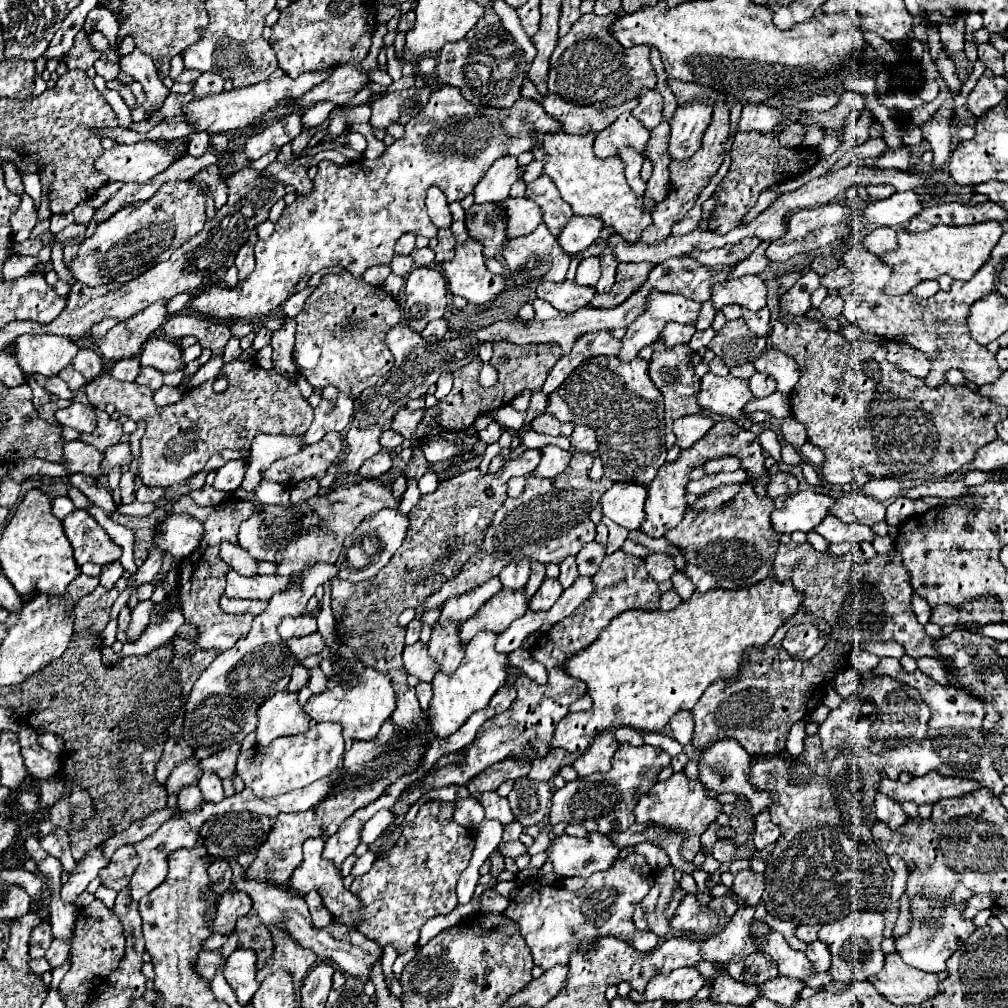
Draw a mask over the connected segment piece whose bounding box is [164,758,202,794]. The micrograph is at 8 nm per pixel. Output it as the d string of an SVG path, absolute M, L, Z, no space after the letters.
M190 758L188 762L184 764L178 764L172 774L168 776L164 788L166 788L166 794L178 794L182 788L186 786L192 786L192 784L198 784L202 772L194 766L198 760L196 758Z

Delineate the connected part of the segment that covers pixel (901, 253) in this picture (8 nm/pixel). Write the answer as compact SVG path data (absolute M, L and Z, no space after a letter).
M996 220L978 222L972 226L944 226L938 224L926 232L908 234L904 230L898 232L898 248L894 252L886 252L880 256L886 264L892 264L892 280L888 284L888 292L906 294L912 286L922 280L936 280L942 274L948 274L954 280L970 280L974 272L990 258L992 248L1004 234L1004 228Z

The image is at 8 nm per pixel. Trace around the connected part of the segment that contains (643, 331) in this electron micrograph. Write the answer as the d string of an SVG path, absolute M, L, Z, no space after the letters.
M650 292L644 304L644 312L628 326L622 338L622 350L618 358L622 362L632 360L644 346L658 340L662 328L668 322L678 324L694 324L700 312L700 302L688 300L678 294Z

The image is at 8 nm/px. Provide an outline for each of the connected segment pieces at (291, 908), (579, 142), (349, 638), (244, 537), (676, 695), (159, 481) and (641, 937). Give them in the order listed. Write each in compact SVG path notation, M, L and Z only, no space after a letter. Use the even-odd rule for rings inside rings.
M228 858L228 862L232 864L232 884L238 888L238 890L244 890L250 898L252 898L252 908L256 910L256 914L260 916L260 920L266 924L266 926L276 926L280 930L284 930L294 942L298 942L302 948L310 948L318 954L320 960L334 960L340 970L344 972L350 972L354 976L364 976L368 978L368 968L372 966L372 960L380 960L382 956L382 950L376 948L376 944L372 944L372 940L368 940L366 936L362 936L358 930L348 930L344 928L342 924L328 924L326 928L316 928L312 926L312 920L310 920L310 912L304 904L304 900L296 894L290 894L286 890L282 890L280 886L272 884L272 882L266 882L266 880L248 880L246 878L246 870L234 860L234 858Z
M596 132L586 134L544 134L542 144L536 144L532 148L534 160L544 162L544 174L552 178L556 184L560 196L564 202L572 206L574 214L588 216L598 214L604 224L612 226L616 234L620 234L626 242L636 242L642 234L642 230L652 222L650 212L642 210L642 200L638 200L632 190L628 190L626 178L624 178L624 164L618 156L614 158L598 158L594 156L592 144L594 144Z
M524 450L508 460L496 474L482 476L476 468L440 480L436 492L426 494L408 512L408 532L402 546L392 560L370 580L352 584L332 578L332 610L340 640L354 650L354 654L370 664L374 670L386 672L392 678L396 692L396 710L392 722L398 734L418 734L426 728L424 710L416 698L414 688L406 684L408 674L402 666L406 628L396 624L396 618L406 608L418 608L428 592L436 592L444 580L452 578L462 564L476 552L484 538L484 528L492 522L494 512L506 500L506 480L532 472L540 462L540 450Z
M352 480L338 488L332 496L316 494L308 500L312 510L318 514L318 524L310 526L306 532L300 532L302 520L298 518L302 510L298 506L262 506L262 512L252 516L252 520L244 520L246 524L240 526L240 546L250 552L256 560L268 560L278 564L280 576L296 576L302 572L304 566L316 564L316 562L330 562L334 564L342 552L342 542L356 524L364 522L368 516L376 514L382 508L396 508L400 500L392 498L392 490L388 484L382 484L378 480ZM280 556L280 560L276 560Z
M766 578L766 580L762 580L762 582L758 582L758 584L750 586L750 588L744 588L744 590L710 590L708 594L698 594L698 592L694 592L694 594L690 596L690 600L682 602L678 608L674 608L674 610L670 610L670 612L664 612L664 610L652 610L652 612L648 612L648 610L626 610L626 612L622 612L620 616L616 616L616 618L600 632L600 636L596 638L596 642L594 642L592 646L588 646L588 650L582 650L582 652L578 652L576 656L568 658L568 662L566 662L566 672L568 672L570 676L586 682L594 706L592 706L590 712L566 714L566 716L560 720L560 724L556 726L556 732L554 732L554 738L552 738L552 742L550 742L550 748L564 748L564 750L568 750L568 752L580 754L580 752L584 752L584 750L588 748L588 744L592 744L594 738L598 738L598 734L602 734L604 730L612 730L612 728L620 728L620 726L630 726L630 728L646 730L646 732L662 730L678 710L692 710L694 704L700 700L702 692L704 692L710 684L714 684L714 682L718 682L718 680L726 680L726 682L728 682L728 680L734 680L734 678L740 674L740 668L744 666L746 650L748 650L748 648L758 648L758 650L762 650L762 648L768 644L768 640L774 636L774 632L776 632L788 618L792 618L792 616L802 608L802 600L804 600L804 596L802 596L800 592L792 590L790 584L778 584L774 578Z
M232 360L222 366L222 374L228 378L228 388L222 394L216 394L212 390L212 382L206 382L204 386L192 388L180 398L176 404L170 406L156 406L152 396L154 392L146 386L138 386L136 382L118 382L108 376L108 372L102 372L98 378L90 380L86 384L86 396L92 406L102 406L102 404L114 404L120 414L128 416L130 420L146 420L148 428L142 438L142 462L138 466L138 474L142 478L142 484L146 486L174 486L182 484L186 478L198 474L204 470L206 462L210 456L216 452L222 452L224 448L232 450L250 450L252 440L258 434L288 434L288 436L300 436L308 430L312 422L312 408L308 406L306 398L300 394L298 386L288 384L280 374L268 374L264 368L256 366L254 360Z
M642 854L616 860L616 864L604 872L596 872L586 880L586 886L570 892L562 886L542 886L540 882L528 882L518 888L510 898L504 914L520 924L520 934L532 950L534 964L548 970L556 964L568 964L570 956L580 950L588 952L604 936L614 936L628 942L638 952L648 952L656 946L658 938L652 932L640 932L634 926L634 910L654 884L654 874Z

